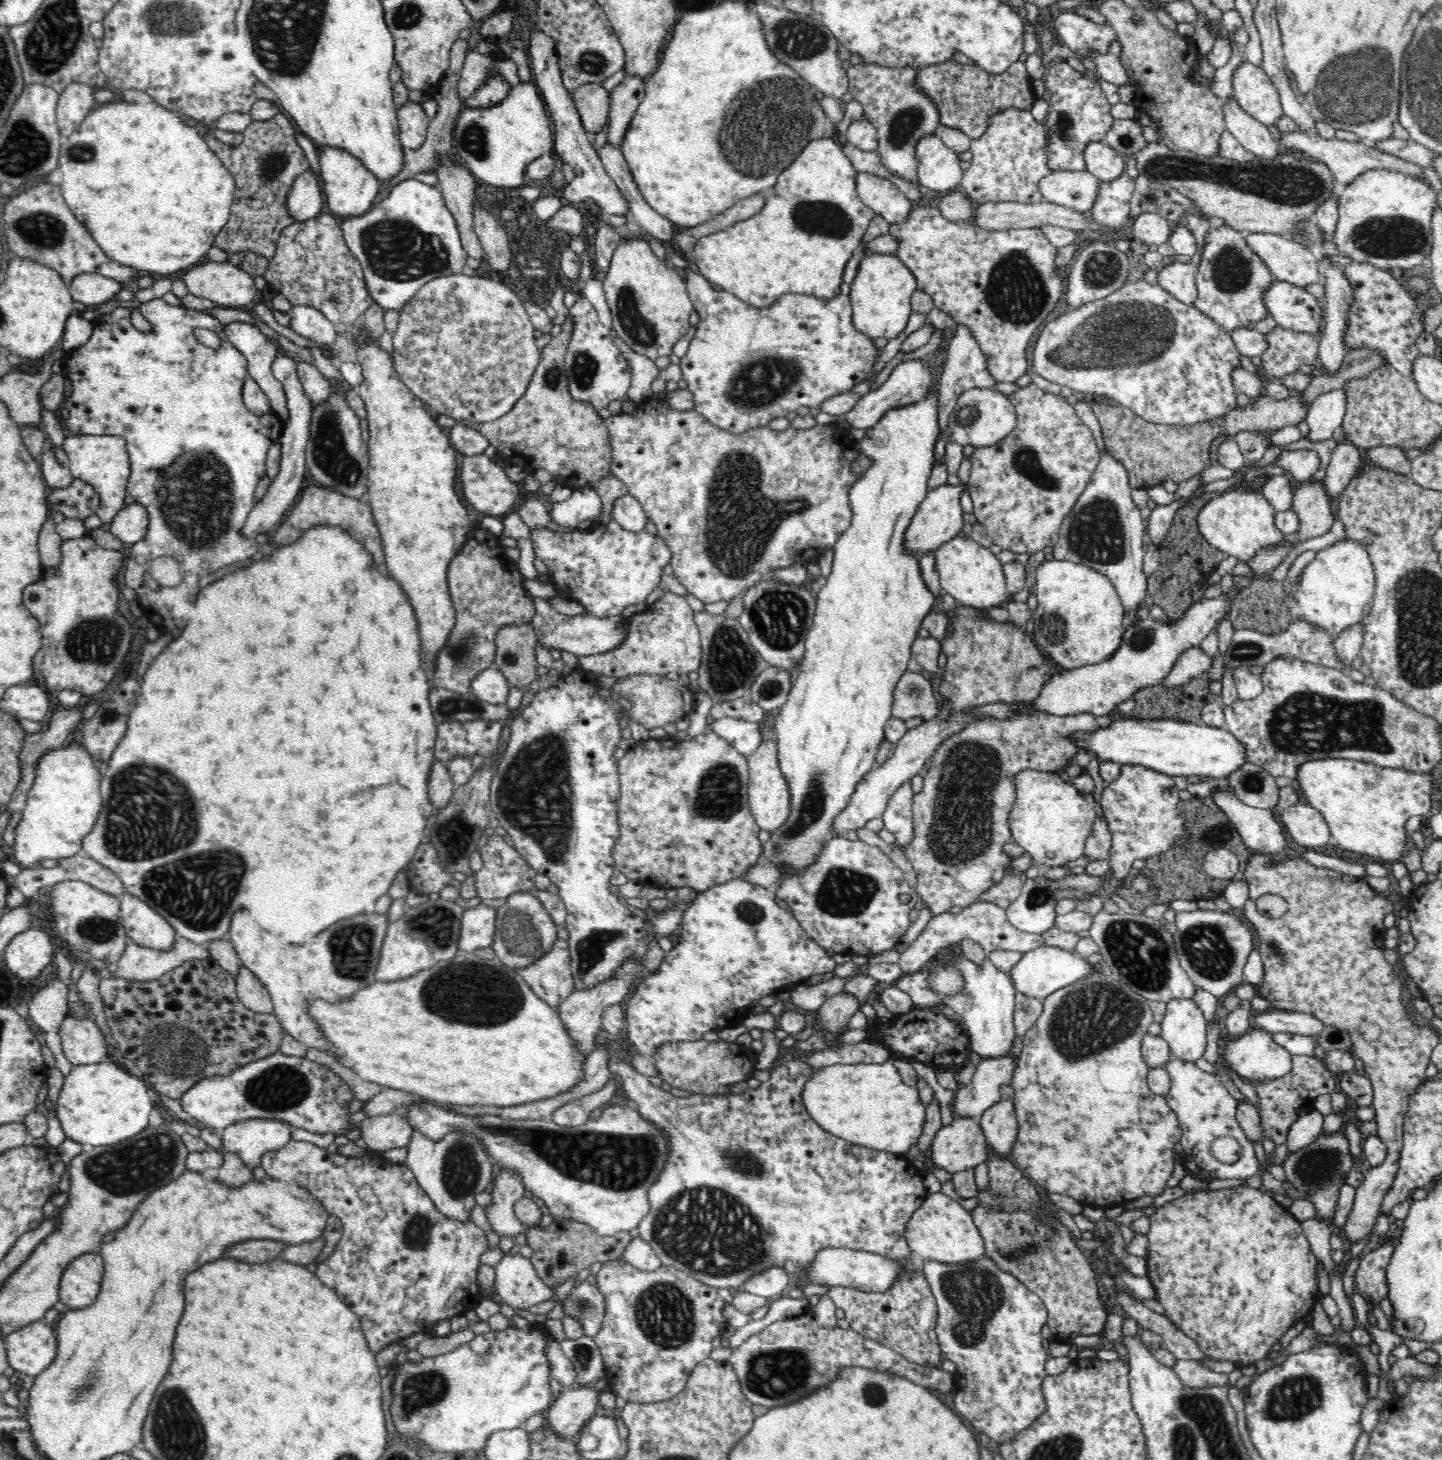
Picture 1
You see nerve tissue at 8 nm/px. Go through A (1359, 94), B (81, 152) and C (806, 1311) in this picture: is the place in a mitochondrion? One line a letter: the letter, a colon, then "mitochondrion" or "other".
A: mitochondrion
B: mitochondrion
C: other

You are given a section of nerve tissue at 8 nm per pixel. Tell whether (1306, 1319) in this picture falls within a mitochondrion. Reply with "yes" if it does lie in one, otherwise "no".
no

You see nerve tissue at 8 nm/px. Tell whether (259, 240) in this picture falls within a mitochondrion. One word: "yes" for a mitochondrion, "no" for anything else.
no

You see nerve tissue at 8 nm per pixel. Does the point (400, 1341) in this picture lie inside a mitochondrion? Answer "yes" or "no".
no

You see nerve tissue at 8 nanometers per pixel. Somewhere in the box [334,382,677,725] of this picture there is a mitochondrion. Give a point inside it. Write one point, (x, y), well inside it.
(461, 651)

